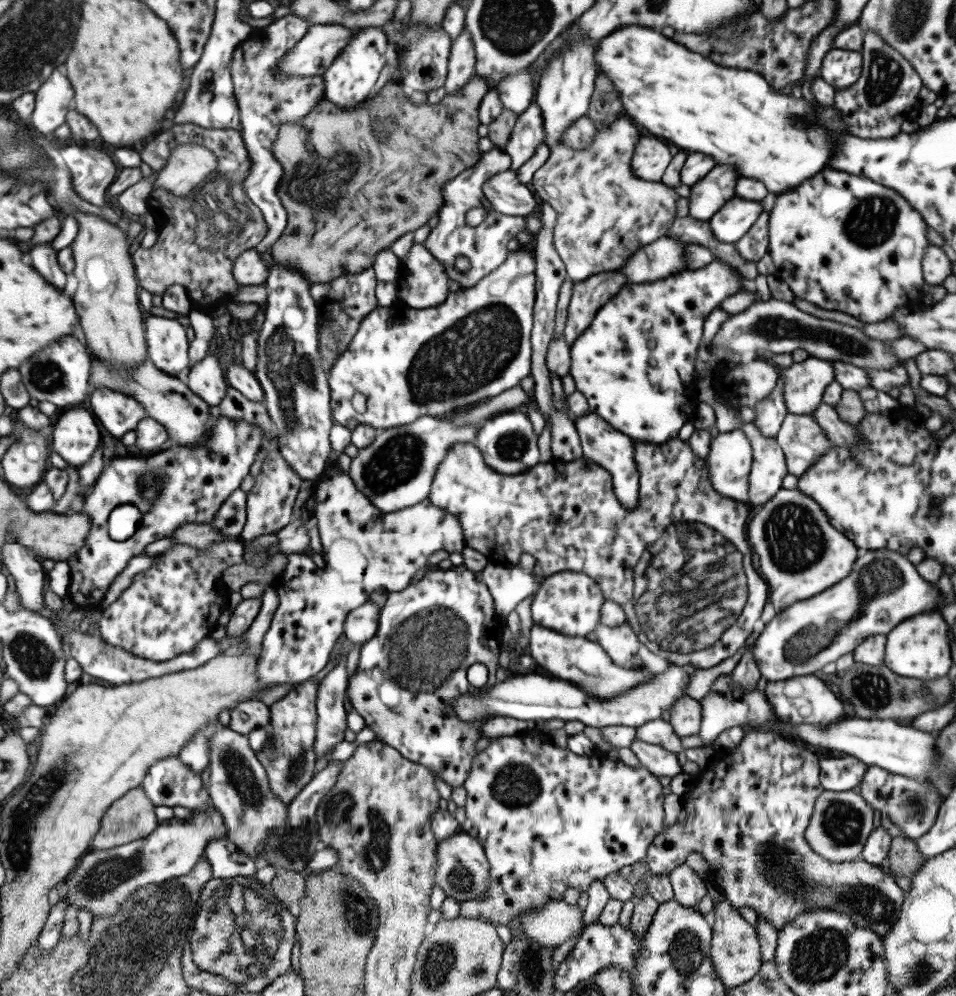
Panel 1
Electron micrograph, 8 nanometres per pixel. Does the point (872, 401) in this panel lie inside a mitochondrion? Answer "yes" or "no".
no

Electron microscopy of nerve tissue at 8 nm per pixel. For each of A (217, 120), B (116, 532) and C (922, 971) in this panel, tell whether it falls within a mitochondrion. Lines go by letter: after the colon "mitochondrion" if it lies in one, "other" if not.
A: other
B: other
C: mitochondrion

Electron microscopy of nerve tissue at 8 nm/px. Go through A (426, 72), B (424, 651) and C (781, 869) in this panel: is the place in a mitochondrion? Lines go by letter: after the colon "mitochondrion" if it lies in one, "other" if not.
A: other
B: mitochondrion
C: mitochondrion

